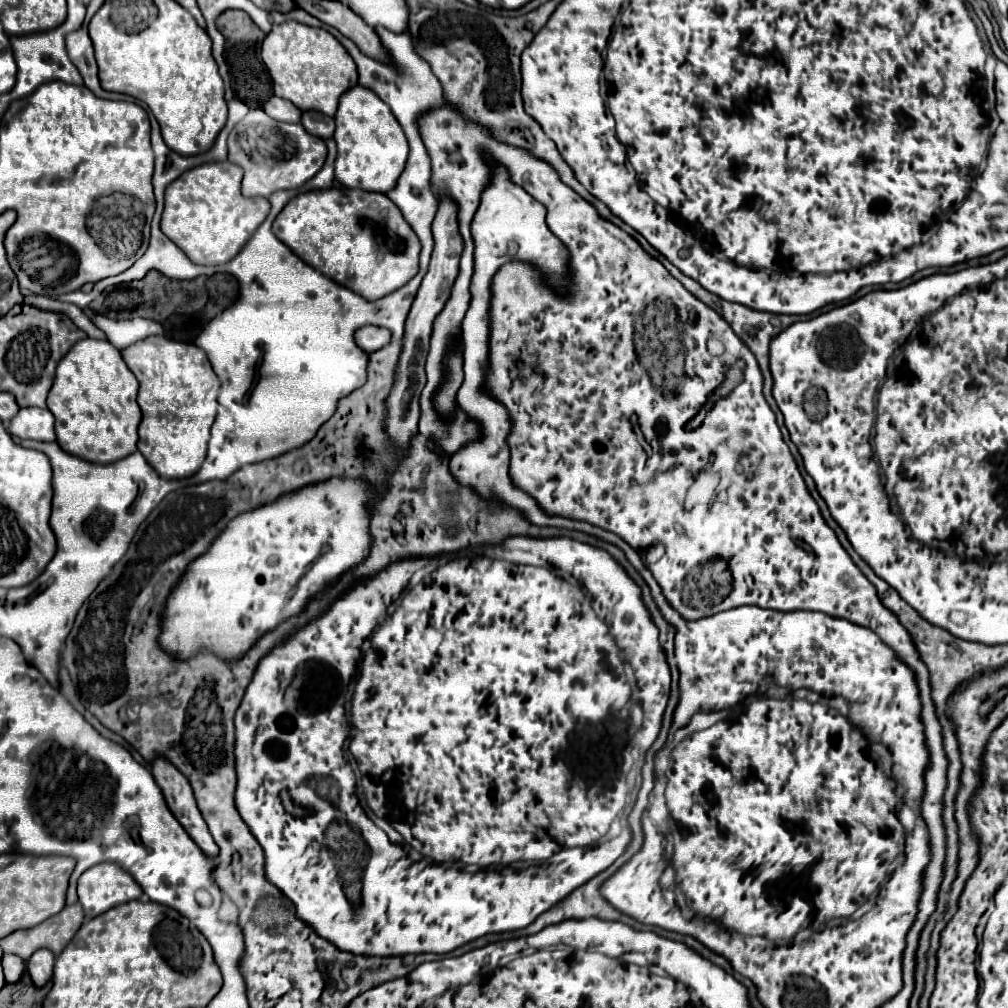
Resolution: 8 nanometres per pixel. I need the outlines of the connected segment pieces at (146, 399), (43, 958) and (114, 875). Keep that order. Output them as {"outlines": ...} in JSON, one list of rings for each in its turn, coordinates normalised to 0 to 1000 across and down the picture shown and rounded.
{"outlines":[[[[148,333],[120,347],[120,353],[138,379],[142,417],[137,424],[136,446],[162,474],[193,470],[203,456],[207,427],[217,403],[217,375],[203,349],[189,339]]],[[[37,942],[29,954],[27,954],[27,962],[29,962],[29,968],[33,972],[35,978],[45,978],[47,972],[51,970],[53,966],[53,956],[55,956],[55,948],[51,942]]],[[[100,855],[78,869],[76,887],[84,909],[92,911],[116,897],[140,891],[142,883],[122,861]]]]}

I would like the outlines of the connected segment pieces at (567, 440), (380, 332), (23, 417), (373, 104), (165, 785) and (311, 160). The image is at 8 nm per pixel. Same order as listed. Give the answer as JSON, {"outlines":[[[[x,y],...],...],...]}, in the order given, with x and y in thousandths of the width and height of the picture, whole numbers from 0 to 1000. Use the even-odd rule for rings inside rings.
{"outlines":[[[[493,141],[493,161],[497,161],[499,165],[513,165],[513,183],[519,185],[521,188],[541,188],[541,206],[543,206],[542,219],[545,220],[545,228],[561,242],[561,246],[564,248],[564,288],[563,292],[555,292],[551,290],[543,280],[541,280],[541,274],[537,272],[537,268],[533,268],[531,264],[525,264],[523,260],[503,260],[499,262],[493,272],[491,272],[491,284],[489,284],[489,296],[487,296],[487,319],[485,319],[485,325],[487,325],[487,331],[485,331],[485,363],[481,367],[481,383],[477,383],[483,391],[489,391],[489,395],[493,395],[503,407],[505,407],[505,413],[507,413],[507,419],[509,419],[509,427],[505,429],[505,446],[507,446],[507,474],[509,478],[513,480],[513,484],[525,488],[527,494],[531,494],[531,498],[537,502],[537,506],[541,506],[541,510],[549,510],[549,512],[559,512],[559,514],[566,514],[566,516],[578,516],[578,518],[584,518],[588,522],[594,522],[598,526],[604,526],[604,528],[610,528],[614,534],[618,534],[620,538],[624,538],[624,542],[628,542],[636,552],[638,552],[638,558],[640,562],[646,565],[646,569],[650,571],[652,579],[656,581],[662,597],[680,613],[680,615],[695,615],[699,611],[705,611],[705,609],[711,609],[711,607],[717,607],[717,605],[725,605],[725,603],[731,603],[731,601],[739,601],[739,599],[747,599],[747,601],[753,601],[753,603],[765,603],[765,605],[775,605],[775,607],[785,607],[785,605],[811,605],[811,607],[818,607],[822,611],[828,611],[828,613],[838,613],[838,615],[844,615],[846,619],[852,619],[852,621],[858,621],[858,623],[864,623],[880,641],[884,641],[892,653],[910,669],[910,677],[912,677],[912,685],[914,685],[914,696],[916,696],[916,706],[914,706],[914,712],[916,712],[916,718],[918,718],[918,728],[920,728],[920,738],[922,738],[922,764],[918,766],[918,790],[916,790],[916,800],[914,800],[914,810],[918,812],[920,815],[920,821],[922,821],[922,827],[924,827],[924,835],[926,835],[926,855],[922,855],[922,859],[918,861],[918,867],[916,867],[916,889],[918,887],[932,887],[932,881],[934,881],[934,873],[936,873],[936,861],[938,861],[938,849],[939,849],[939,827],[938,827],[938,817],[936,817],[936,788],[939,784],[939,762],[941,762],[941,754],[939,754],[939,748],[936,744],[936,728],[934,728],[934,718],[932,718],[932,712],[930,712],[930,706],[928,706],[928,700],[926,700],[926,692],[924,692],[924,681],[922,681],[922,665],[918,665],[918,657],[914,657],[914,651],[910,649],[910,641],[906,641],[906,635],[902,633],[902,627],[890,617],[890,611],[884,607],[884,605],[878,605],[876,597],[870,593],[870,585],[866,585],[866,579],[858,573],[858,569],[846,560],[844,552],[838,548],[838,544],[834,542],[834,538],[830,536],[828,528],[818,520],[818,516],[814,514],[814,508],[813,508],[813,502],[811,498],[807,496],[807,492],[803,490],[793,466],[791,466],[791,460],[789,460],[789,454],[785,452],[785,446],[783,442],[777,438],[777,433],[775,433],[775,427],[769,419],[769,409],[765,407],[765,403],[761,401],[759,393],[757,393],[757,375],[755,375],[755,367],[751,363],[751,357],[747,353],[747,349],[739,343],[739,339],[735,339],[735,335],[731,335],[731,331],[727,331],[725,323],[703,304],[699,304],[693,296],[689,296],[688,292],[684,292],[684,288],[680,288],[680,284],[676,284],[676,280],[672,276],[668,276],[662,266],[652,258],[648,256],[644,250],[636,248],[636,242],[624,234],[622,230],[618,230],[616,226],[612,226],[608,220],[600,220],[600,216],[596,216],[592,212],[592,208],[588,208],[588,204],[584,204],[584,200],[580,200],[580,196],[576,196],[572,190],[568,190],[564,185],[561,185],[561,181],[557,181],[557,177],[553,177],[553,169],[549,169],[549,165],[545,165],[543,161],[537,161],[537,157],[529,157],[527,153],[521,153],[521,147],[513,147],[509,143],[503,143],[503,141]],[[650,296],[656,296],[656,298],[666,298],[672,308],[674,308],[674,313],[676,313],[676,319],[678,319],[678,325],[680,325],[680,347],[682,347],[682,357],[680,357],[680,379],[678,379],[678,387],[680,387],[680,395],[678,395],[678,389],[672,387],[672,389],[656,389],[648,383],[646,375],[640,371],[638,363],[634,361],[632,353],[630,353],[630,345],[626,341],[626,333],[628,333],[628,317],[630,313],[638,308],[638,304]],[[703,335],[711,335],[719,341],[719,349],[715,353],[705,353],[701,349],[701,337]],[[729,357],[737,357],[739,363],[737,363],[737,377],[725,387],[725,391],[721,395],[715,395],[713,399],[709,399],[709,405],[703,407],[701,415],[697,417],[697,421],[693,425],[686,425],[682,427],[680,421],[691,411],[691,407],[699,401],[701,393],[711,385],[713,377],[717,375],[717,363],[723,361],[723,359],[729,359]],[[634,425],[636,429],[640,431],[640,435],[634,435]],[[693,470],[711,470],[715,472],[711,484],[709,484],[709,492],[703,496],[703,498],[697,498],[697,500],[691,500],[691,502],[686,502],[682,504],[682,476],[693,472]],[[703,554],[717,554],[721,556],[723,560],[723,567],[727,571],[727,583],[725,583],[725,589],[711,601],[706,601],[699,607],[693,607],[689,603],[684,603],[684,601],[678,601],[676,597],[676,585],[678,585],[678,575],[680,571],[695,558],[703,556]]],[[[360,323],[354,327],[352,331],[352,339],[356,339],[358,347],[364,347],[364,351],[380,345],[382,341],[386,341],[386,327],[384,325],[376,325],[376,323]]],[[[21,405],[9,421],[9,431],[31,437],[55,437],[53,411],[47,405]]],[[[350,85],[336,97],[336,107],[332,113],[332,141],[334,141],[334,159],[332,159],[332,177],[344,187],[358,187],[366,190],[386,190],[404,161],[404,139],[390,117],[386,105],[370,89],[362,85]]],[[[162,754],[152,756],[150,766],[164,790],[164,796],[170,808],[184,821],[184,825],[188,825],[188,829],[201,843],[201,847],[207,853],[213,853],[217,849],[217,839],[211,835],[211,829],[207,827],[207,821],[195,802],[195,796],[186,772],[168,756],[162,756]]],[[[259,107],[247,109],[247,113],[229,129],[227,161],[237,163],[243,169],[241,194],[267,194],[275,188],[287,188],[301,185],[311,177],[324,155],[324,145],[318,137],[307,133],[299,123],[273,121]]]]}

